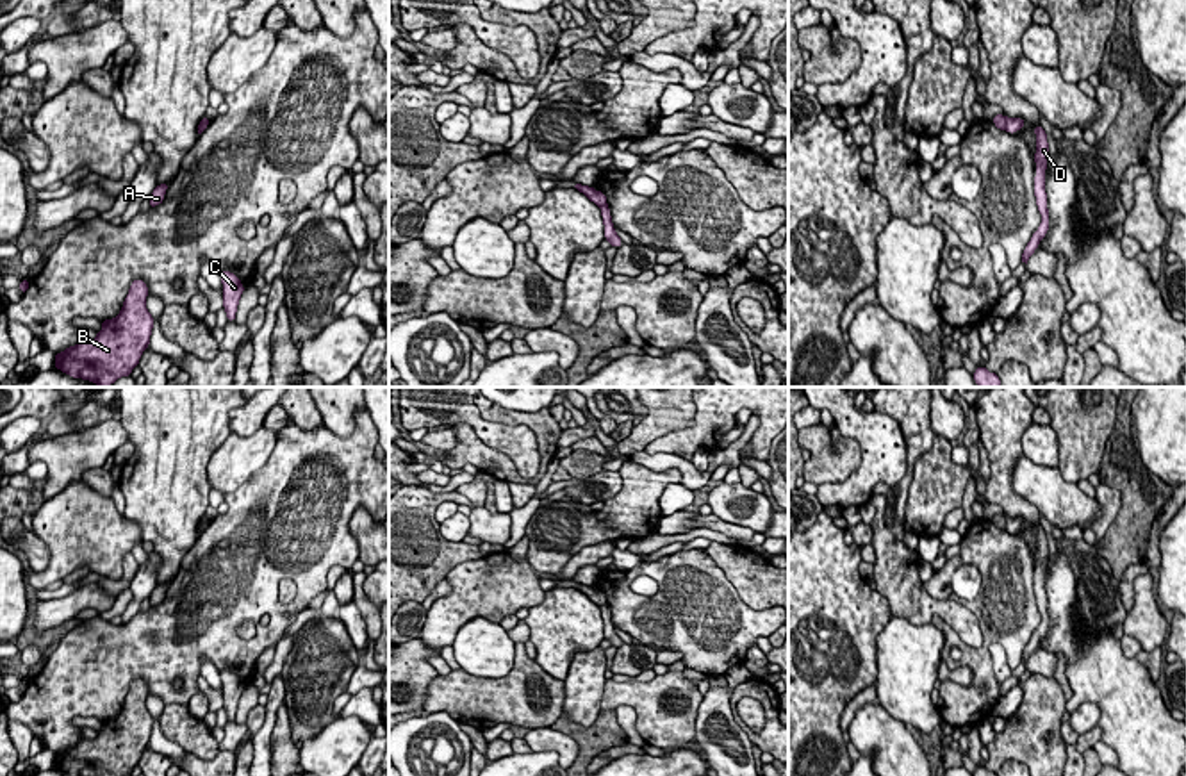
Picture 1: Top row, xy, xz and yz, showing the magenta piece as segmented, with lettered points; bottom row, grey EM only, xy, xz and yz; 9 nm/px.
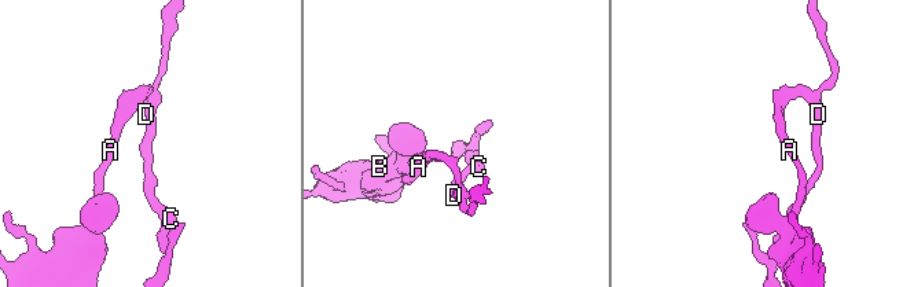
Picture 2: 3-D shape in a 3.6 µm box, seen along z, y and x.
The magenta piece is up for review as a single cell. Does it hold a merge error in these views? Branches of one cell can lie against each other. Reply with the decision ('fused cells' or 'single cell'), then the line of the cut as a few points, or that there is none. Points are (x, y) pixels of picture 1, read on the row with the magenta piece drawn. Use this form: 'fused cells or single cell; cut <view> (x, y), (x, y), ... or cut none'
fused cells; cut xz (605, 204), (601, 207)

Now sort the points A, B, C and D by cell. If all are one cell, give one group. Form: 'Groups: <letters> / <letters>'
Groups: A B / C D

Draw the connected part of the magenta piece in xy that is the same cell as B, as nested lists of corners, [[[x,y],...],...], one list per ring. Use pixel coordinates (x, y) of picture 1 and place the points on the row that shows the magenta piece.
[[[134,280],[119,314],[102,321],[102,330],[95,339],[82,337],[75,346],[55,353],[54,367],[98,387],[109,387],[118,378],[130,376],[150,344],[153,328],[146,296],[146,282]]]

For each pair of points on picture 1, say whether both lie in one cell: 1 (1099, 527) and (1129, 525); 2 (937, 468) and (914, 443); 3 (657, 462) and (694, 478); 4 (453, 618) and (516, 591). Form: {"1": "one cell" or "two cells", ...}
{"1": "two cells", "2": "two cells", "3": "one cell", "4": "one cell"}

